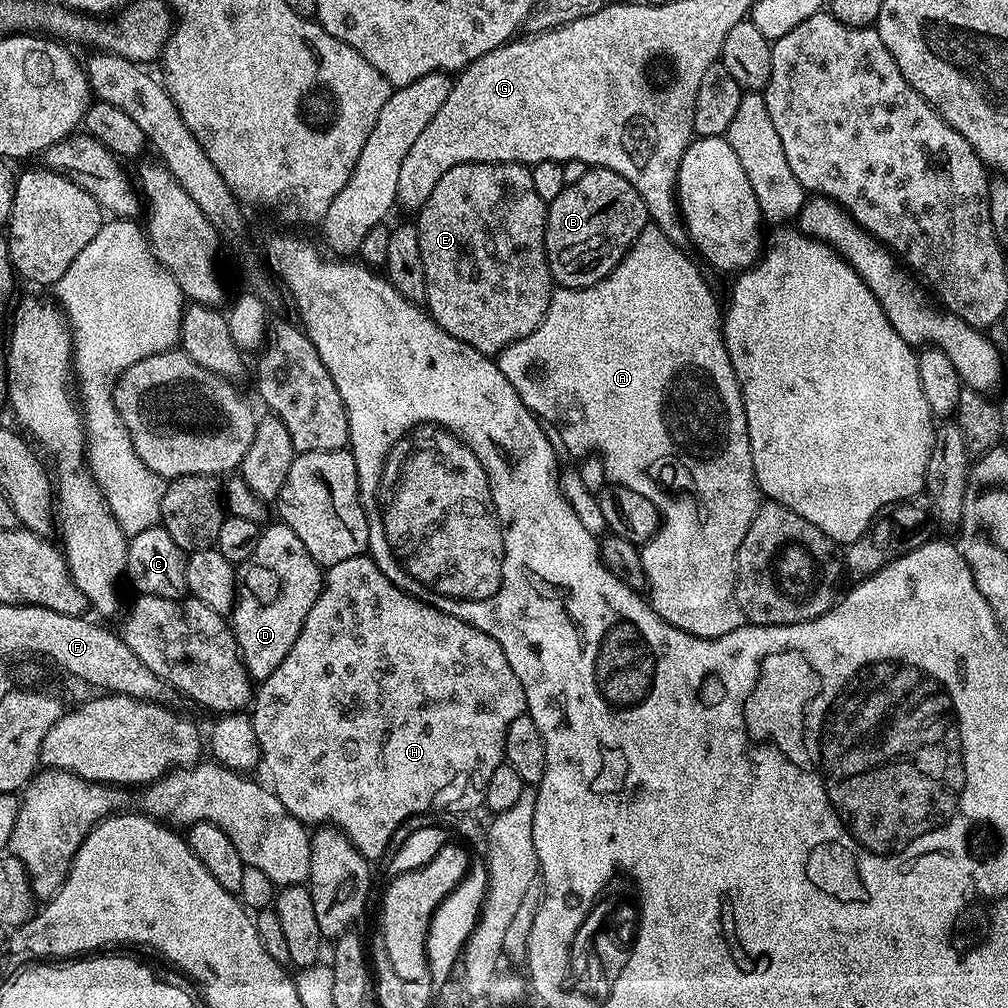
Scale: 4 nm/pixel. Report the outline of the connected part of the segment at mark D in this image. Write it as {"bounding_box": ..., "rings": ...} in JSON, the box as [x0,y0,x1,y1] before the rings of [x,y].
{"bounding_box":[230,522,324,682],"rings":[[[283,522],[275,523],[261,531],[254,554],[236,568],[236,604],[230,613],[236,648],[245,671],[256,682],[274,674],[278,662],[290,654],[290,646],[294,646],[294,638],[298,638],[324,584],[321,565],[310,558],[298,534]]]}

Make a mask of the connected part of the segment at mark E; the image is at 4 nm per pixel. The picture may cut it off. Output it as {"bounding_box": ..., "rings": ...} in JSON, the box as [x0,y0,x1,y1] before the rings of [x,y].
{"bounding_box":[416,164,554,357],"rings":[[[459,164],[442,178],[438,178],[438,186],[430,190],[430,198],[426,198],[424,207],[419,209],[416,229],[420,235],[422,246],[422,266],[426,270],[426,308],[433,320],[442,330],[446,330],[454,338],[474,346],[474,350],[483,352],[486,356],[495,357],[507,344],[513,344],[515,340],[526,338],[542,322],[546,310],[550,306],[550,298],[554,291],[554,281],[548,269],[548,259],[544,253],[544,231],[548,221],[548,204],[542,198],[538,198],[534,191],[532,173],[522,164]]]}

